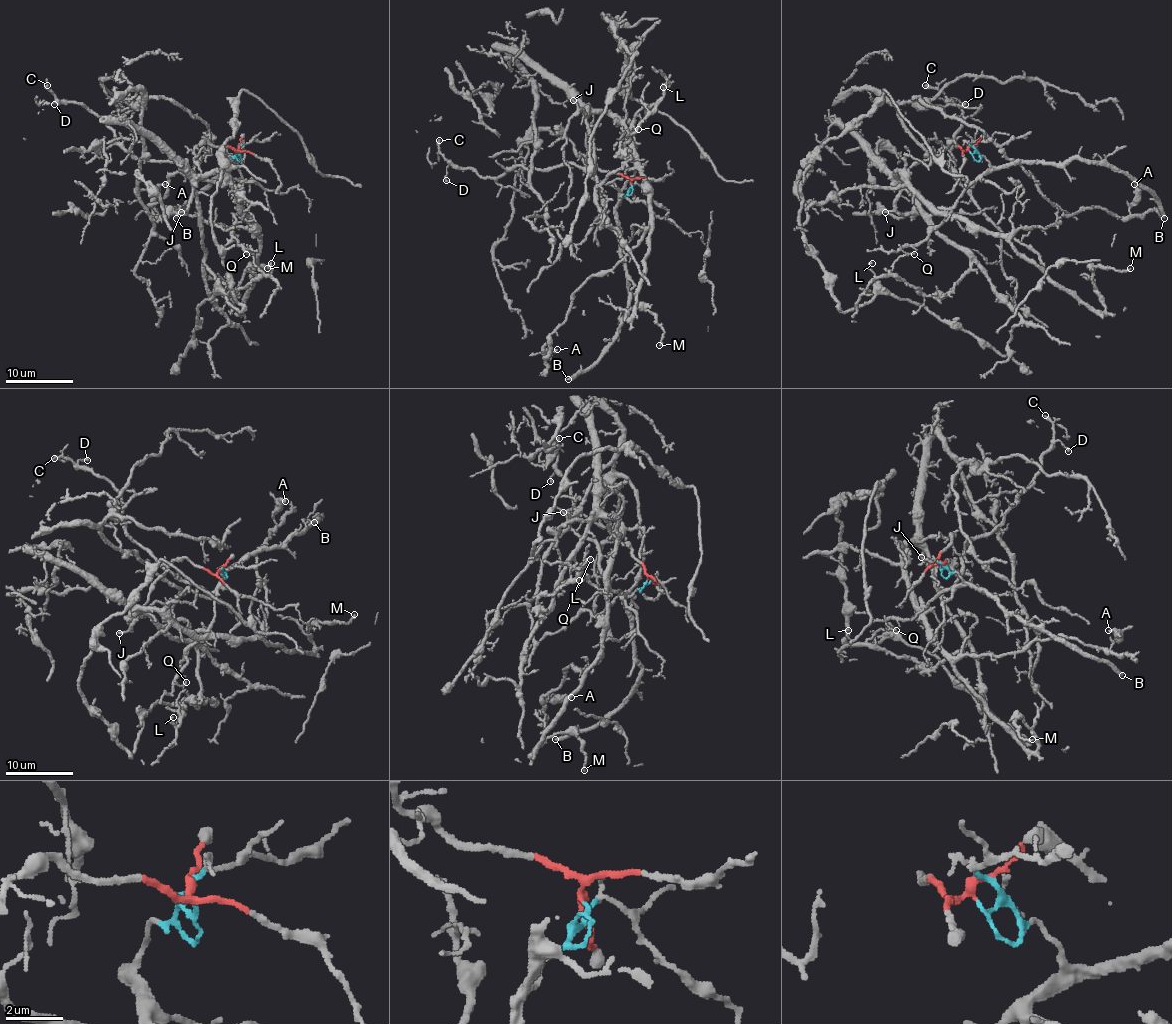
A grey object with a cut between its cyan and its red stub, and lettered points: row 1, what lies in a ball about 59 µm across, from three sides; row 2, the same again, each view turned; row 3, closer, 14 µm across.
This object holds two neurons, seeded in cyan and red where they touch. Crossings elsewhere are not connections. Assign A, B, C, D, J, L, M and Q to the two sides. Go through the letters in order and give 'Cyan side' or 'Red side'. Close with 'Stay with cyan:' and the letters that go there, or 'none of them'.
A: Red side
B: Cyan side
C: Cyan side
D: Cyan side
J: Red side
L: Red side
M: Red side
Q: Red side
Stay with cyan: B, C, D

